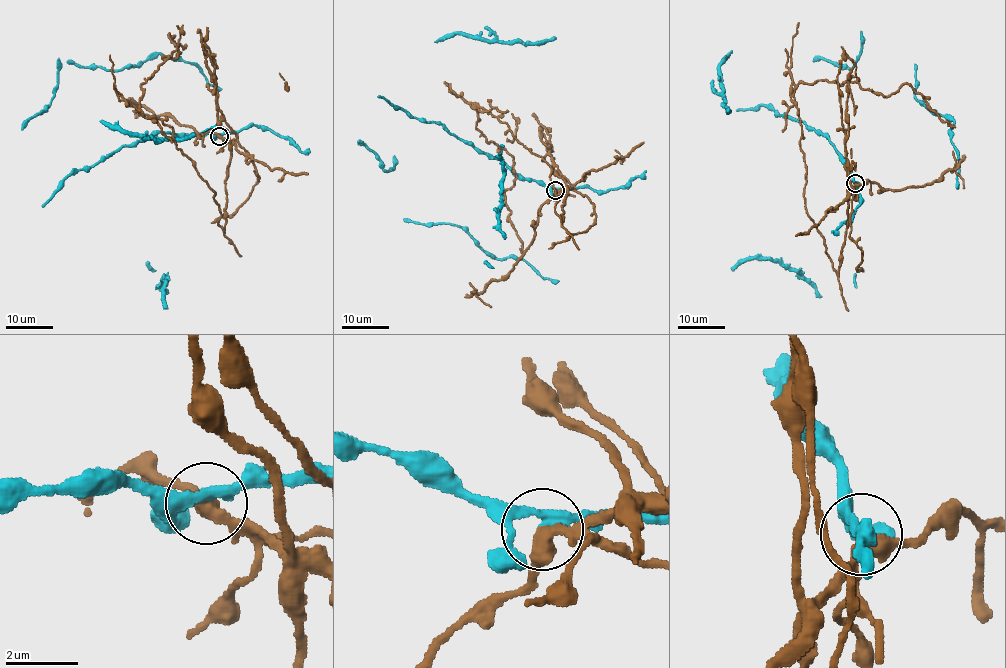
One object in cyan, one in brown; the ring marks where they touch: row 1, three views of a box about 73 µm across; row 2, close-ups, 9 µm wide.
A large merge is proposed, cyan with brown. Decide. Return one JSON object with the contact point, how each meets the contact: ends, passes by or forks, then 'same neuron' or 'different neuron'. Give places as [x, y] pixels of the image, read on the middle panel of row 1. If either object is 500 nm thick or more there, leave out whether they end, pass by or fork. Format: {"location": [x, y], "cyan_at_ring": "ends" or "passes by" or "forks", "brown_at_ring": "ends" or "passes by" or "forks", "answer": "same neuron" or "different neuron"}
{"location": [555, 190], "cyan_at_ring": "passes by", "brown_at_ring": "passes by", "answer": "different neuron"}

